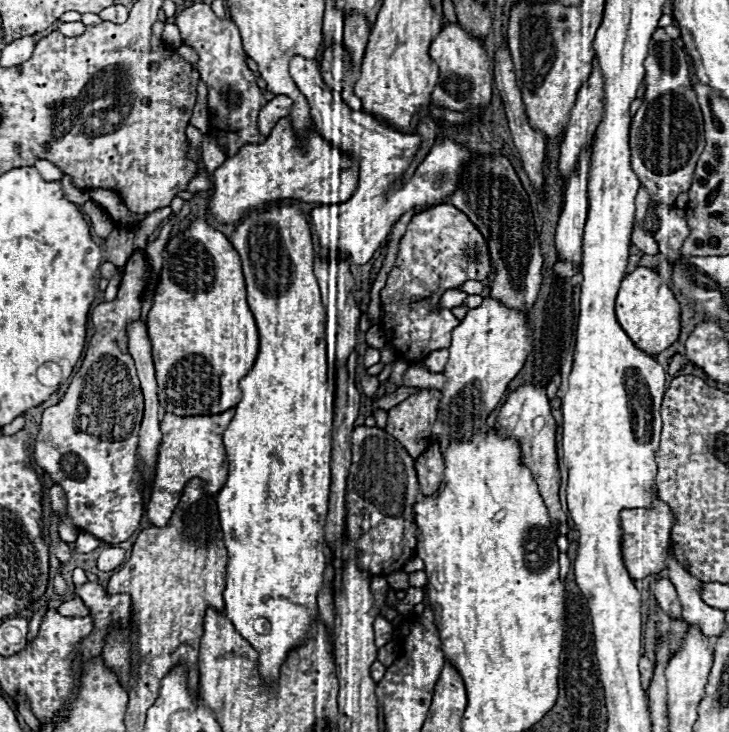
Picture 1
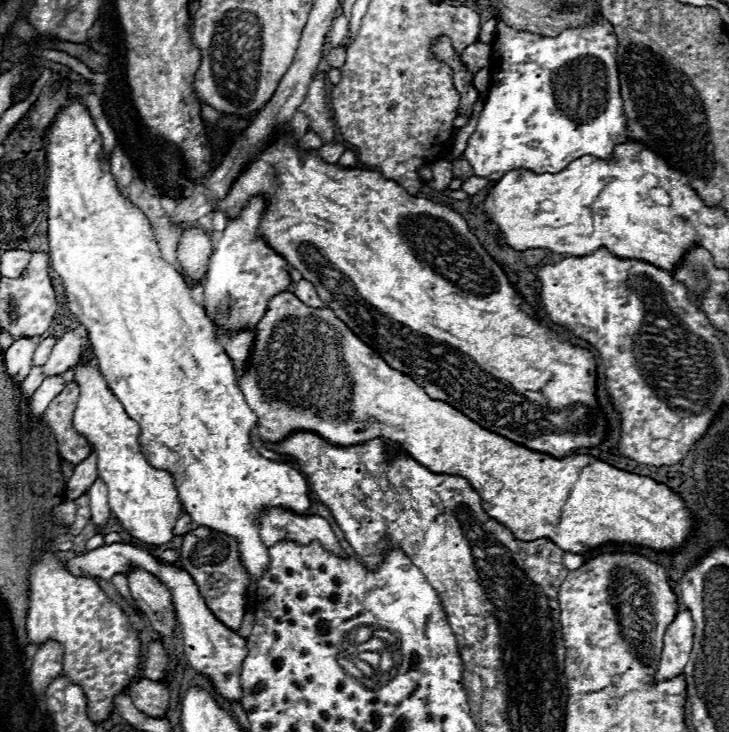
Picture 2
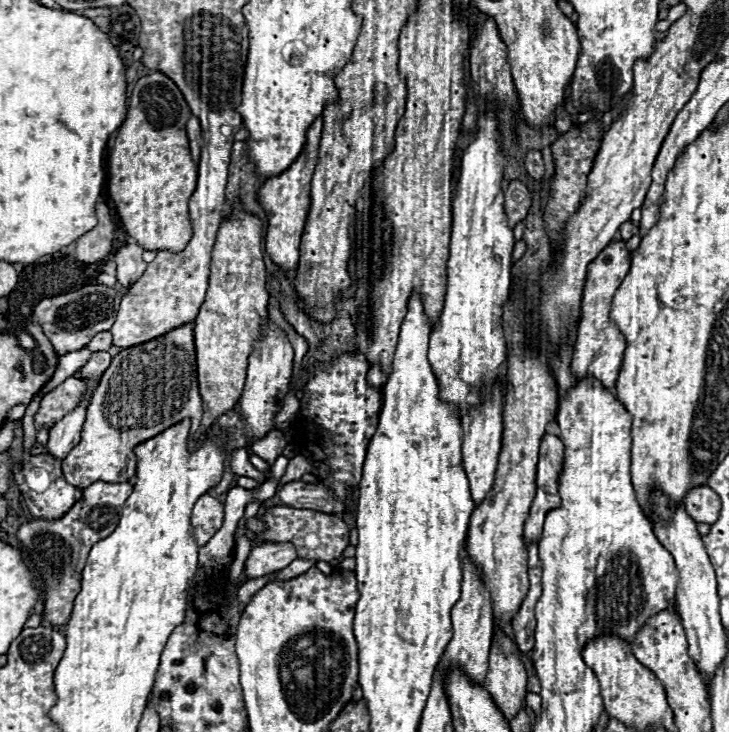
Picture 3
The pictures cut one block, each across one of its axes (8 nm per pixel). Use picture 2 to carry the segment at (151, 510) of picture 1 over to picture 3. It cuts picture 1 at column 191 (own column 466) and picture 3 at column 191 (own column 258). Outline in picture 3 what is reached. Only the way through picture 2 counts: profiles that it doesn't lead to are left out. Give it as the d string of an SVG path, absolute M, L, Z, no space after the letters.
M194 322L178 326L152 342L124 348L114 356L90 400L82 440L62 460L64 478L78 488L88 488L98 480L112 484L128 482L136 476L134 448L184 418L190 420L190 434L194 434L202 418L202 400L196 380Z

